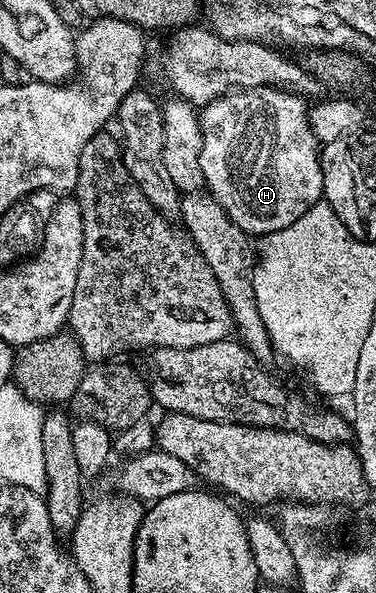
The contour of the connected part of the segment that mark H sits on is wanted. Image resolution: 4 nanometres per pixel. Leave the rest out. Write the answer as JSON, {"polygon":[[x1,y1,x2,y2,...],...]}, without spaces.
{"polygon":[[282,87,245,88,202,105,201,174,206,191,255,238,293,226,323,195,321,145,313,134,309,104]]}

